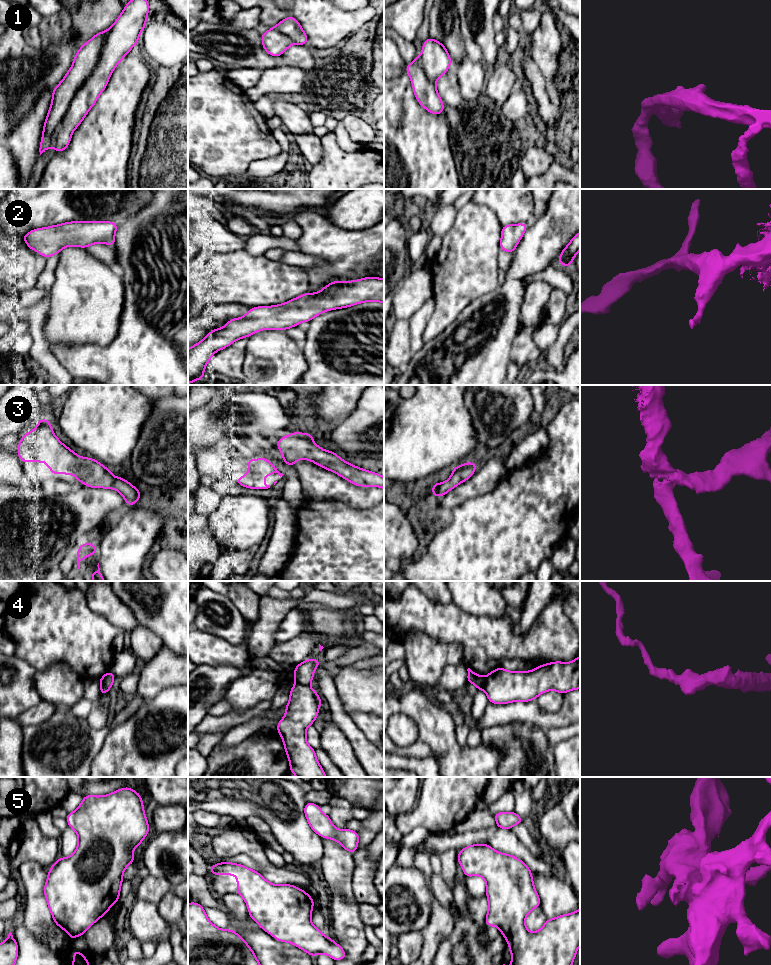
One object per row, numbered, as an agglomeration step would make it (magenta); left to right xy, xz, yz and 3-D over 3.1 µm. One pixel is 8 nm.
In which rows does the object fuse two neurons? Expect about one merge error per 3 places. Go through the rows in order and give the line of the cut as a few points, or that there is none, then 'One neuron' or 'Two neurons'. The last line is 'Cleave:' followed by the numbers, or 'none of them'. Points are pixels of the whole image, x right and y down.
1: No split. One neuron
2: No split. One neuron
3: No split. One neuron
4: Split along xy (102, 677), (102, 680), (109, 688). Two neurons
5: No split. One neuron
Cleave: 4

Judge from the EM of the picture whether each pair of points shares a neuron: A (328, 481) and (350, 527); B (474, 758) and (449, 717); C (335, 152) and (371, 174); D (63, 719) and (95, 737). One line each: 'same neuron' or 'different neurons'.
A: different neurons
B: same neuron
C: same neuron
D: same neuron

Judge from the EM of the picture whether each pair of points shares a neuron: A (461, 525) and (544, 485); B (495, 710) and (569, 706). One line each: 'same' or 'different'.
A: same
B: same

